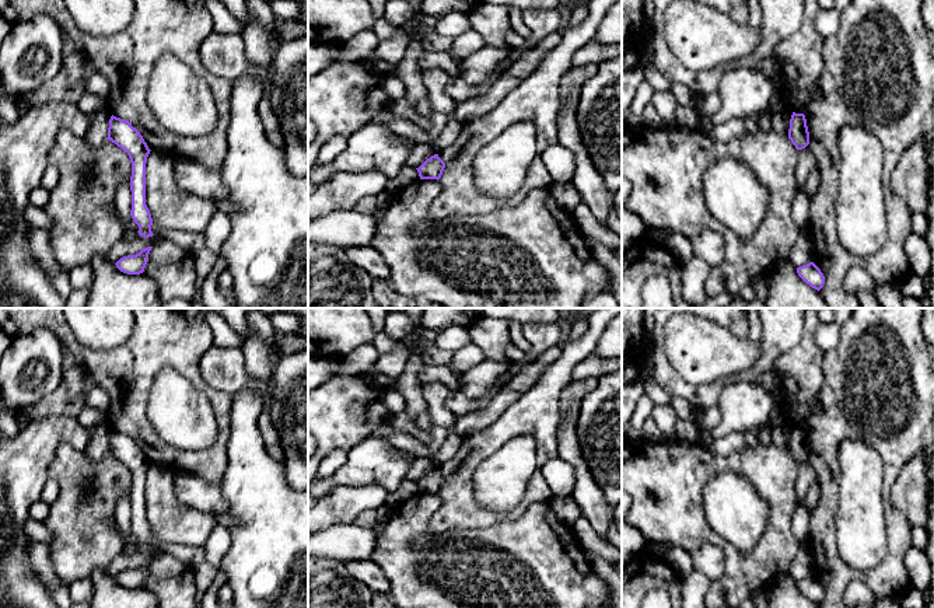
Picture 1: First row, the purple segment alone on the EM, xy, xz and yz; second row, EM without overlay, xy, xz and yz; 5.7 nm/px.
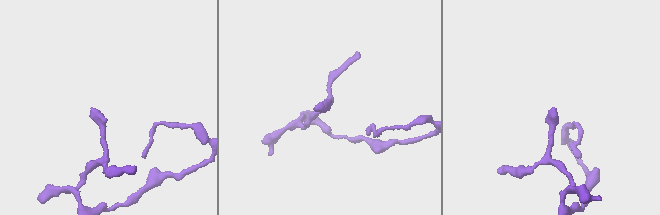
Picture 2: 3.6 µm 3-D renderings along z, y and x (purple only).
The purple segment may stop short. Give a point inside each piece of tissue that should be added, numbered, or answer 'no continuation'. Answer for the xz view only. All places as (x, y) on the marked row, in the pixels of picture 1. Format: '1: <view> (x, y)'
no continuation

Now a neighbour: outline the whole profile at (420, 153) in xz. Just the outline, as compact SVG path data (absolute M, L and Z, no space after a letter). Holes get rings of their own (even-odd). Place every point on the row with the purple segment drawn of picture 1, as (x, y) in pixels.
M416 144L405 164L410 168L419 168L431 156L434 156L434 151L430 144Z

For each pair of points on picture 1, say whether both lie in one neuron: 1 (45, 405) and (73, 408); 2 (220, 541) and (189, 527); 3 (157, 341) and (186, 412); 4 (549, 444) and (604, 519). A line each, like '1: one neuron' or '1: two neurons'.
1: one neuron
2: two neurons
3: two neurons
4: two neurons

